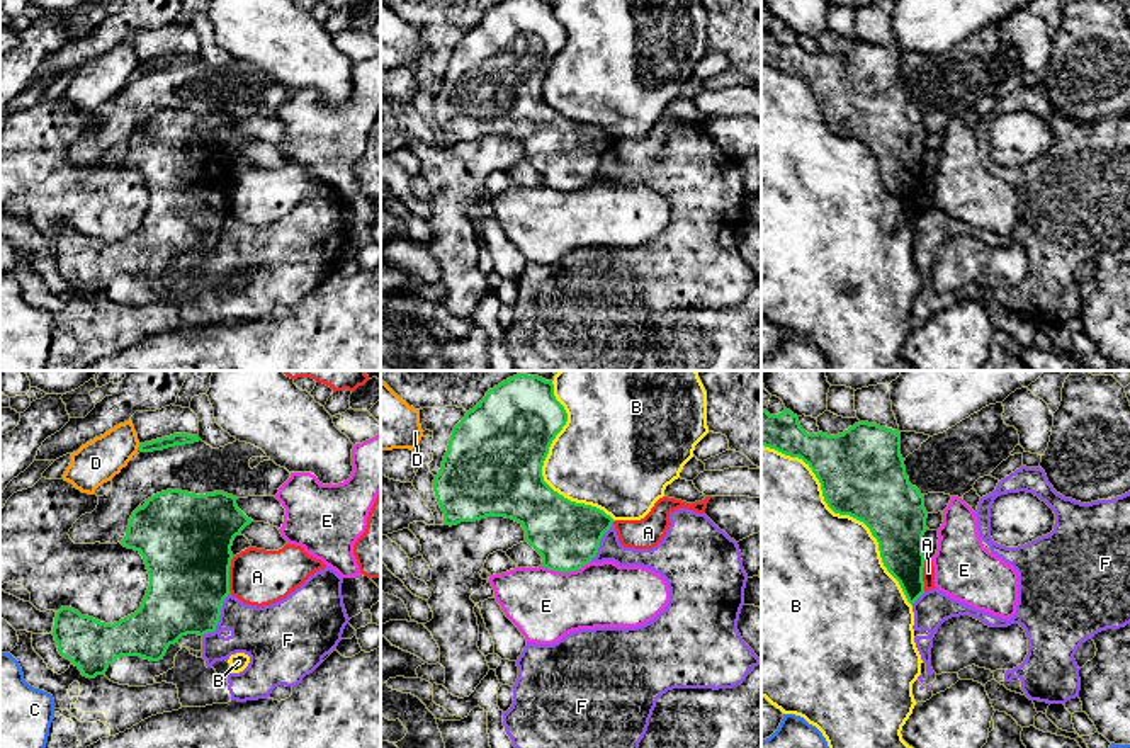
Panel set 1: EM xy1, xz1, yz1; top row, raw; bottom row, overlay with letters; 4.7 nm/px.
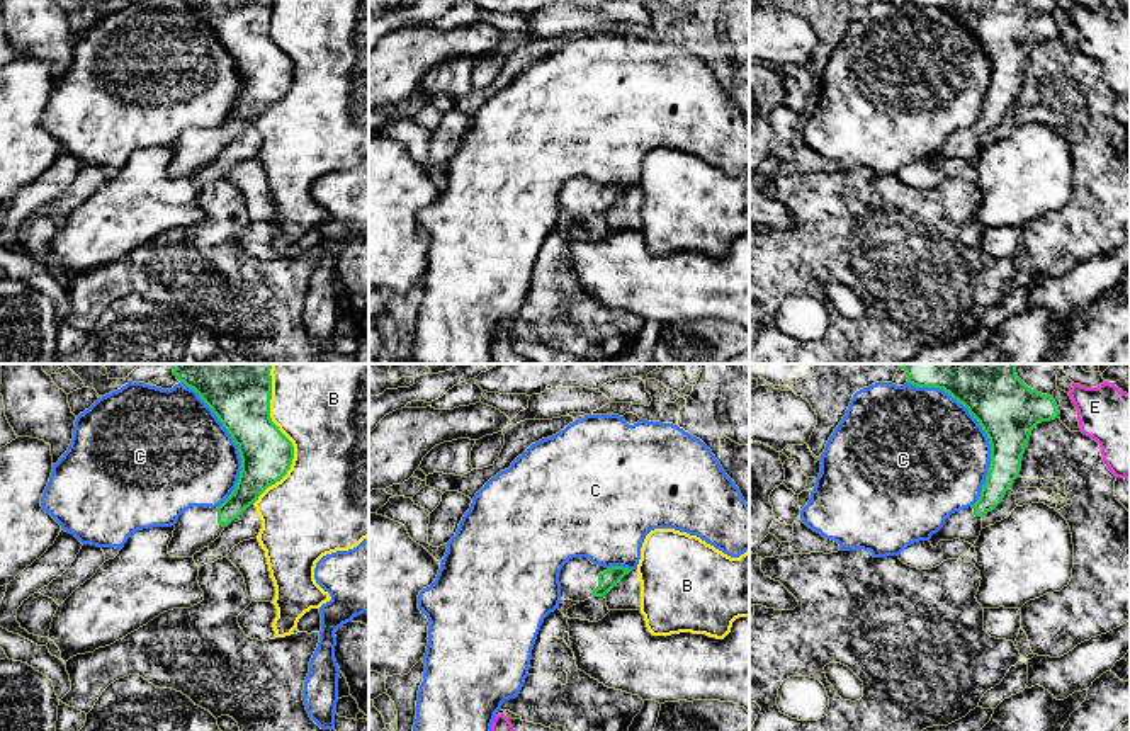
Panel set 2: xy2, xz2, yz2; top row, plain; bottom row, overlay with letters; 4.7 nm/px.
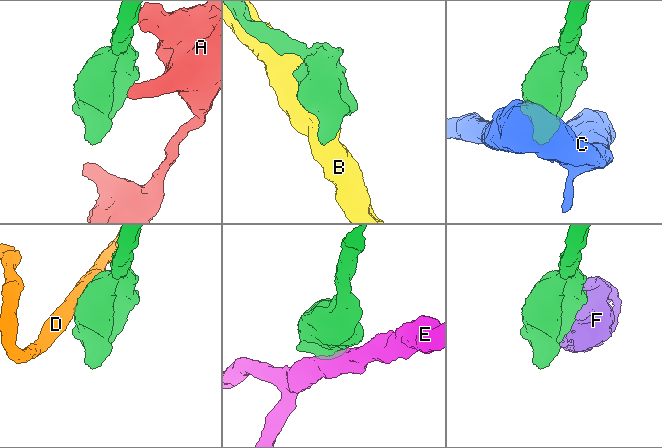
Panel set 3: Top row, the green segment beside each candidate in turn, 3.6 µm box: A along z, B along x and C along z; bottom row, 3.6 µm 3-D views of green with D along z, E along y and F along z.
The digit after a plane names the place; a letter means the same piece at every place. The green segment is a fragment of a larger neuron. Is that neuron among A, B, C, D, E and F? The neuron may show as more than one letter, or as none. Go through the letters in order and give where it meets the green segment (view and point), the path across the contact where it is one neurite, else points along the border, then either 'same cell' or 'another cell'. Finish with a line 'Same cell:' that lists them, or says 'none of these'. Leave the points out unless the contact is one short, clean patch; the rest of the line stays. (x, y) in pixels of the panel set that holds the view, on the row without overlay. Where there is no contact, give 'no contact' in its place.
A: xy1 (228, 194) | along xy1 (233, 175), (230, 211) | another cell
B: yz1 (845, 133) | another cell
C: yz2 (983, 48) | another cell
D: xy1 (138, 67) | another cell
E: xz1 (566, 191) | another cell
F: xy1 (218, 237) | another cell
Same cell: none of these

